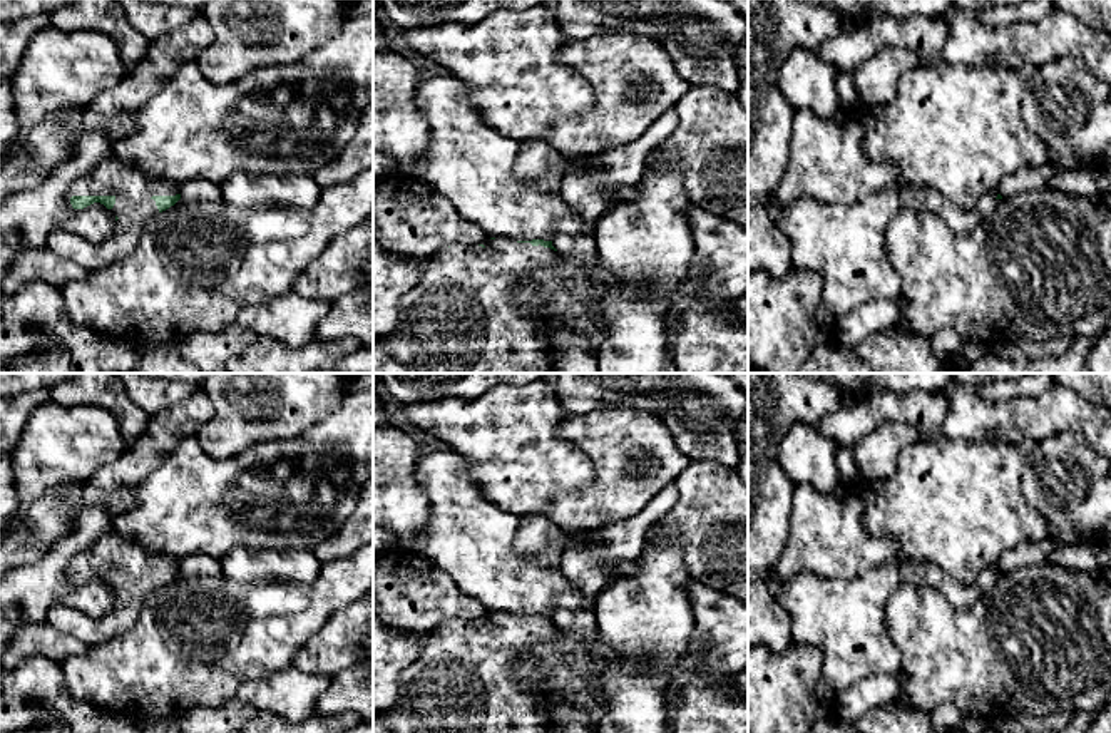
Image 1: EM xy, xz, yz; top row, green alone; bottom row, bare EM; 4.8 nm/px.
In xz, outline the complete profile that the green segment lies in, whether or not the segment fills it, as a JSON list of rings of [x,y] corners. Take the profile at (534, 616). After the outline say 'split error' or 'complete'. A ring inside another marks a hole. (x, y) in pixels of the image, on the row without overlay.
[[[489,613],[479,621],[453,619],[427,634],[418,658],[403,669],[398,698],[388,711],[393,733],[550,733],[549,716],[537,708],[532,695],[515,691],[514,671],[537,646],[554,641],[561,633],[552,616],[510,616]]] | split error

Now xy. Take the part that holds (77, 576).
[[[110,531],[87,554],[72,561],[70,579],[84,584],[100,577],[110,584],[115,591],[112,611],[104,618],[92,618],[59,602],[49,609],[47,623],[87,646],[122,636],[134,626],[142,601],[181,574],[181,562],[166,554],[149,556],[136,542],[125,542]]] | split error

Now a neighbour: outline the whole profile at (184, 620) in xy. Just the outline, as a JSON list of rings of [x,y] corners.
[[[373,541],[355,554],[323,562],[310,584],[238,582],[181,572],[152,591],[134,626],[60,663],[67,689],[80,703],[144,723],[181,718],[196,706],[219,706],[248,681],[293,666],[306,641],[340,609],[373,589]]]

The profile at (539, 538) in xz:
[[[545,515],[520,517],[515,549],[532,556],[544,567],[559,567],[562,557],[562,531]]]

